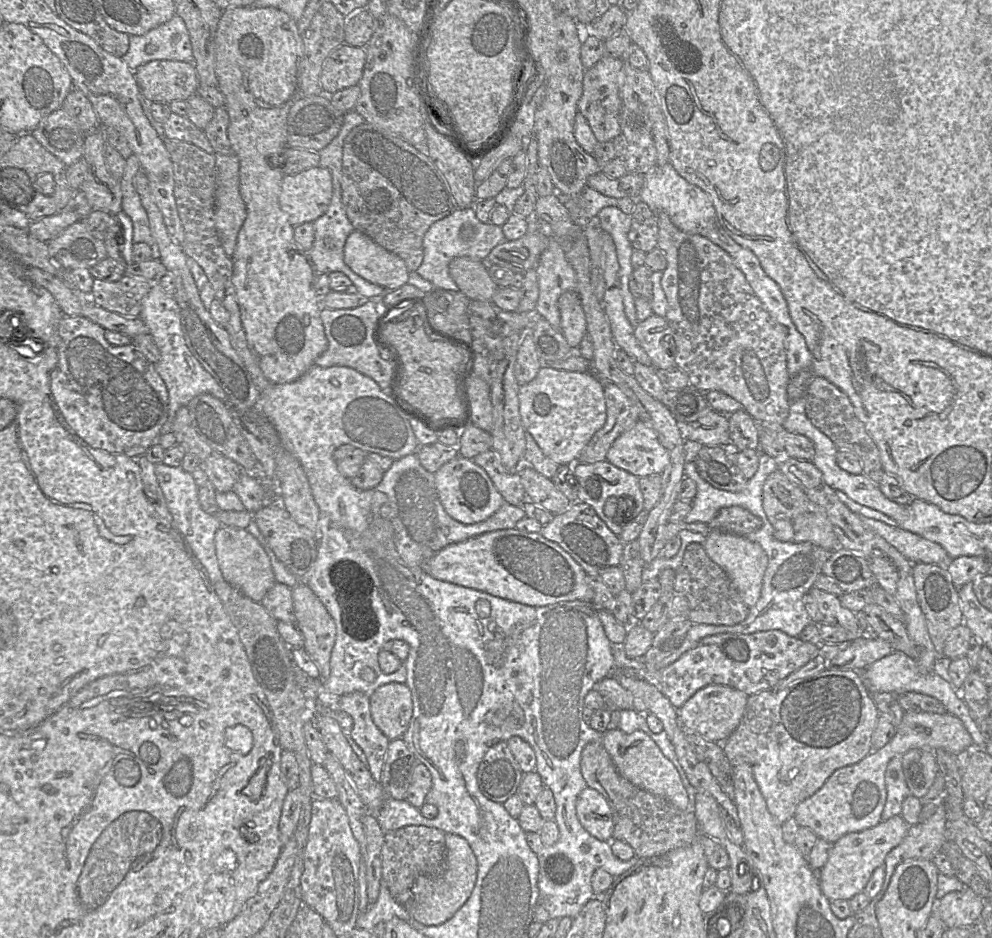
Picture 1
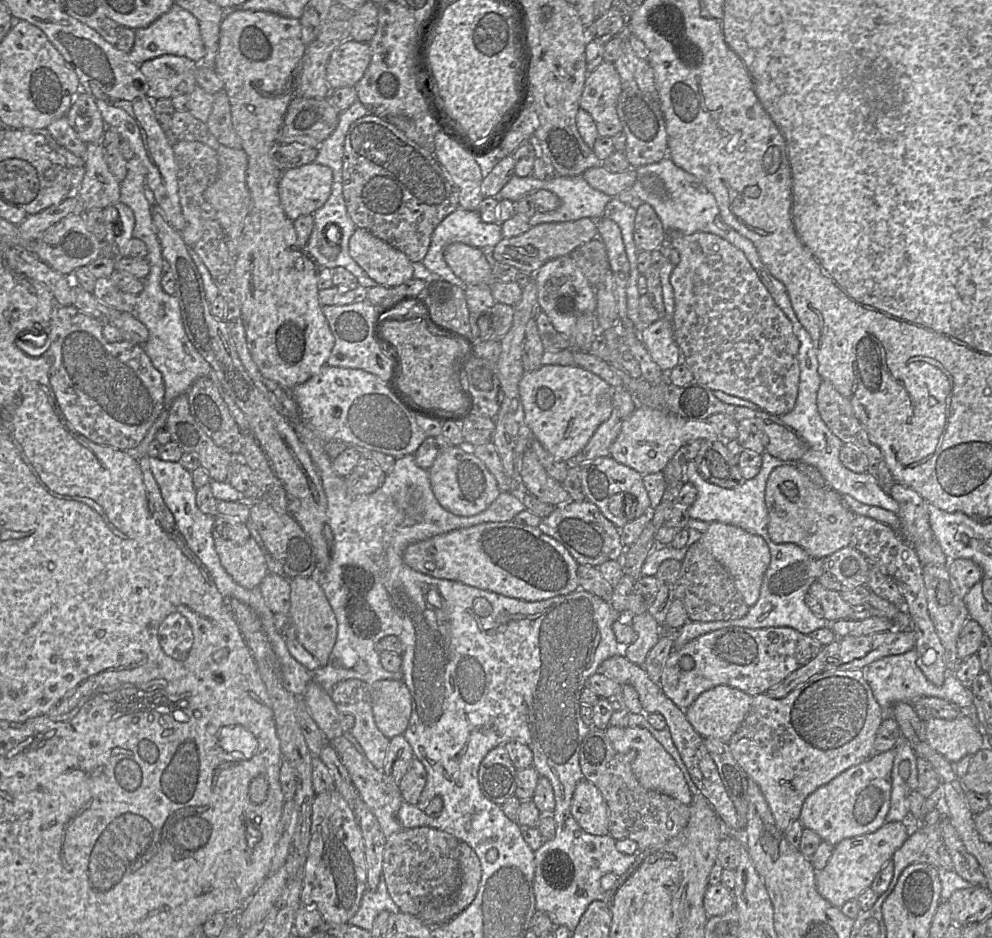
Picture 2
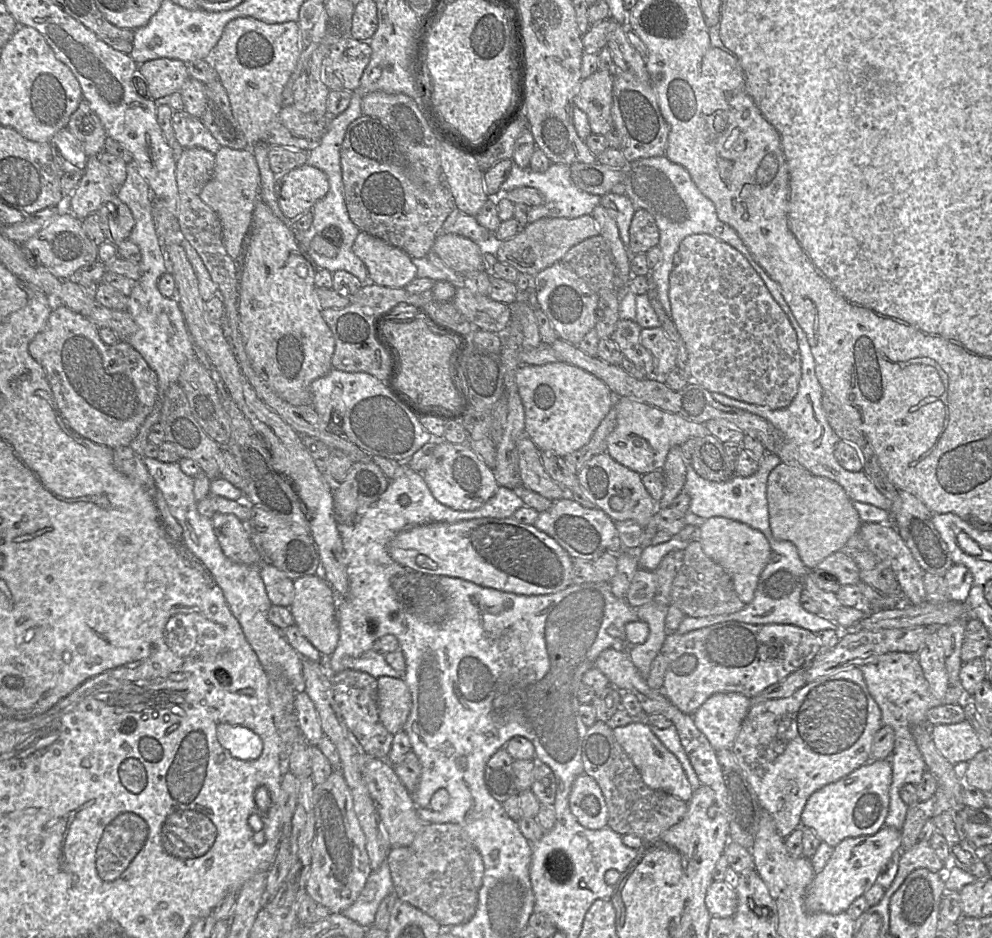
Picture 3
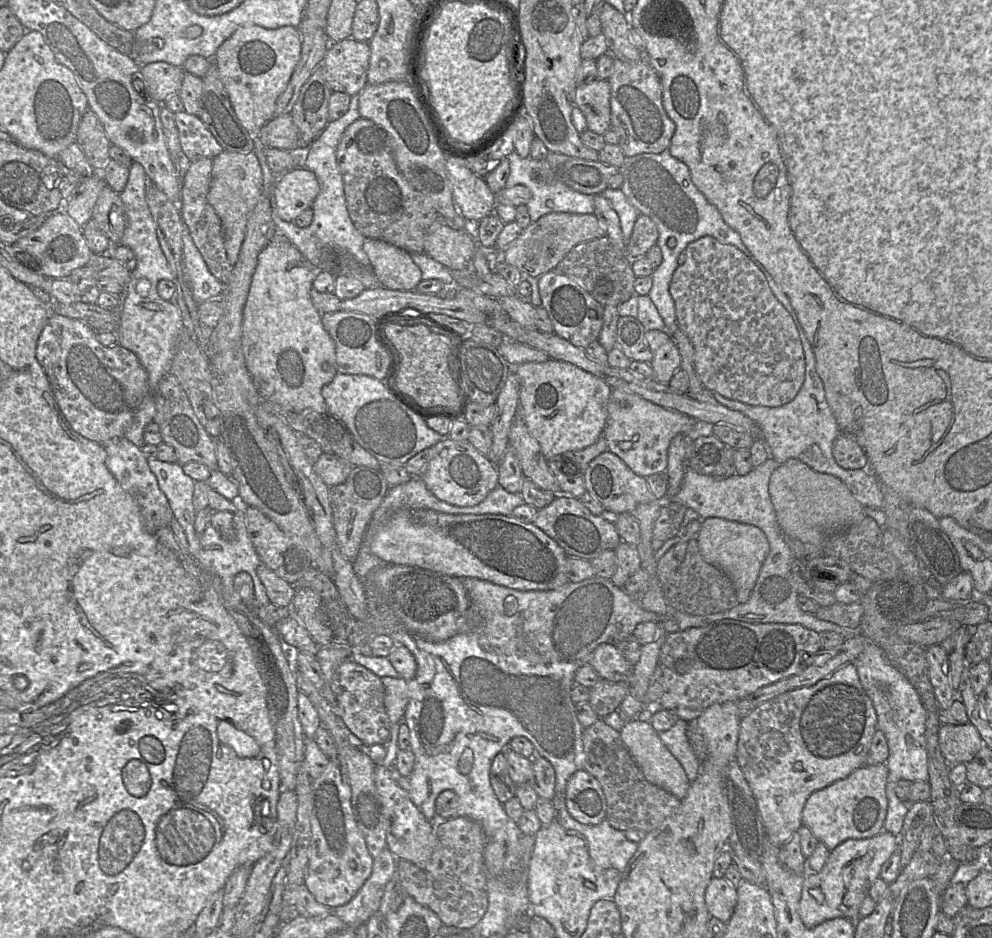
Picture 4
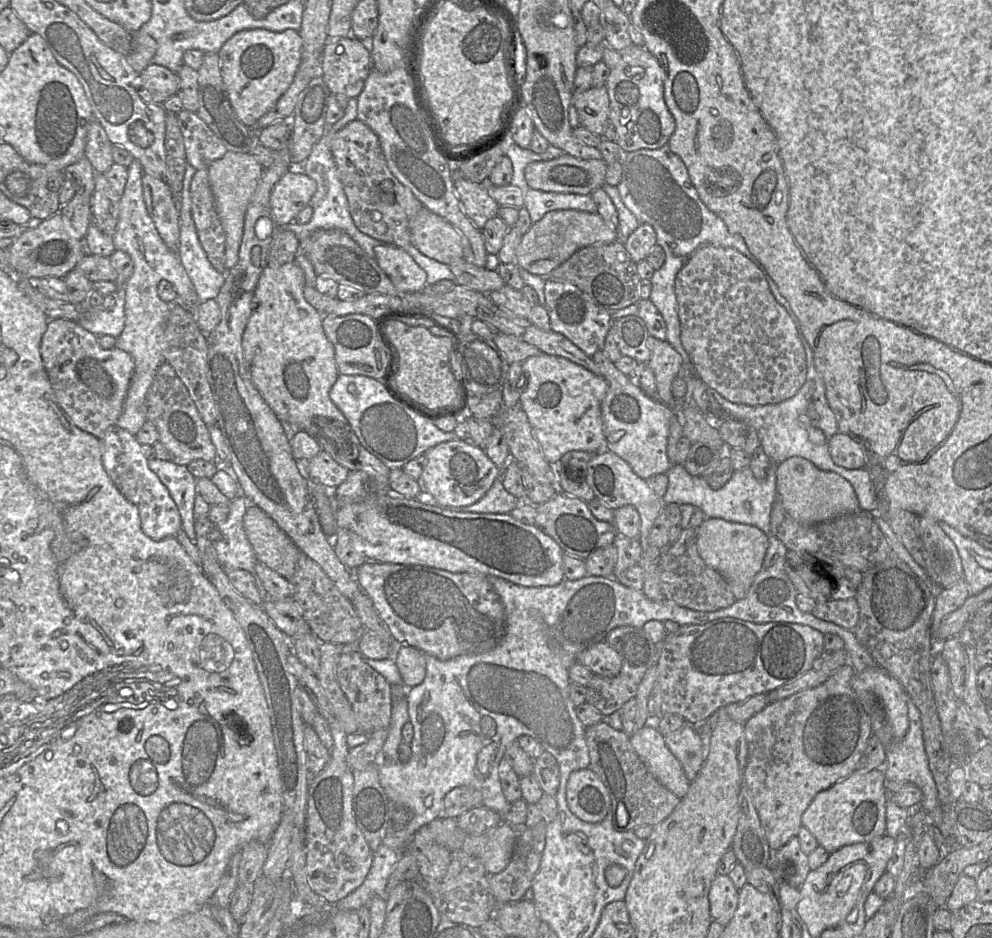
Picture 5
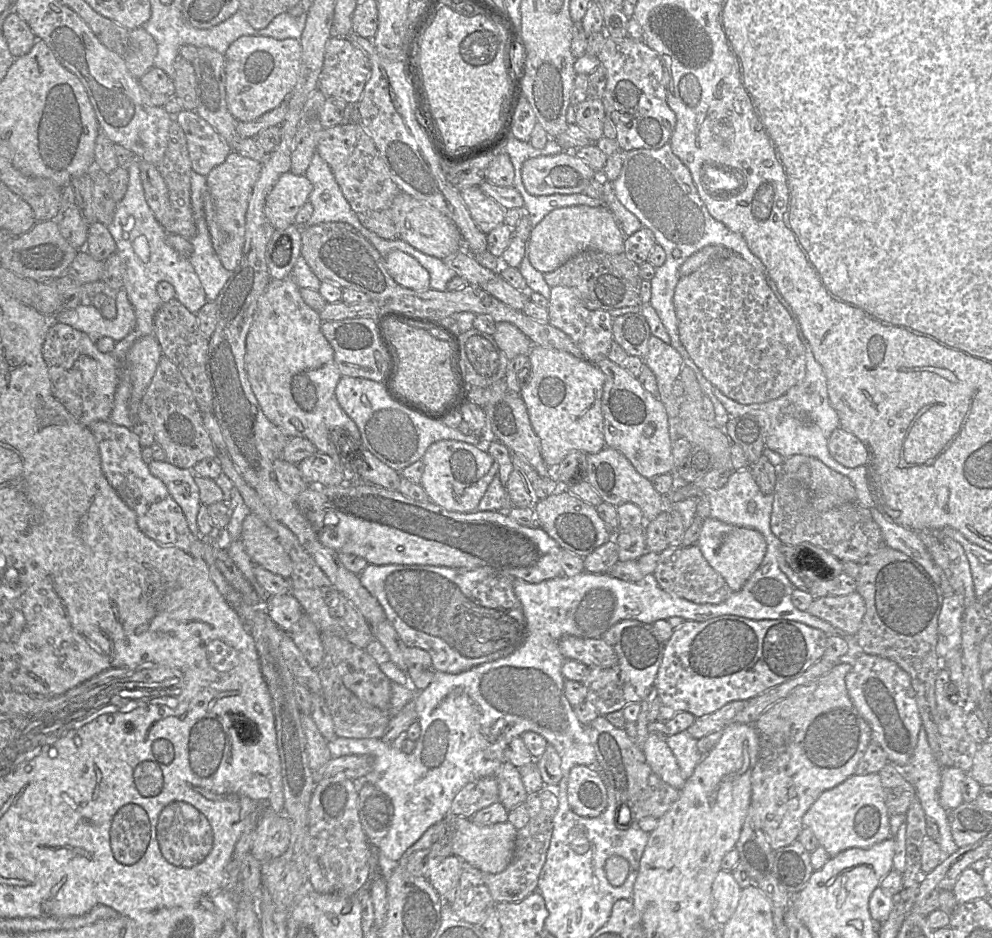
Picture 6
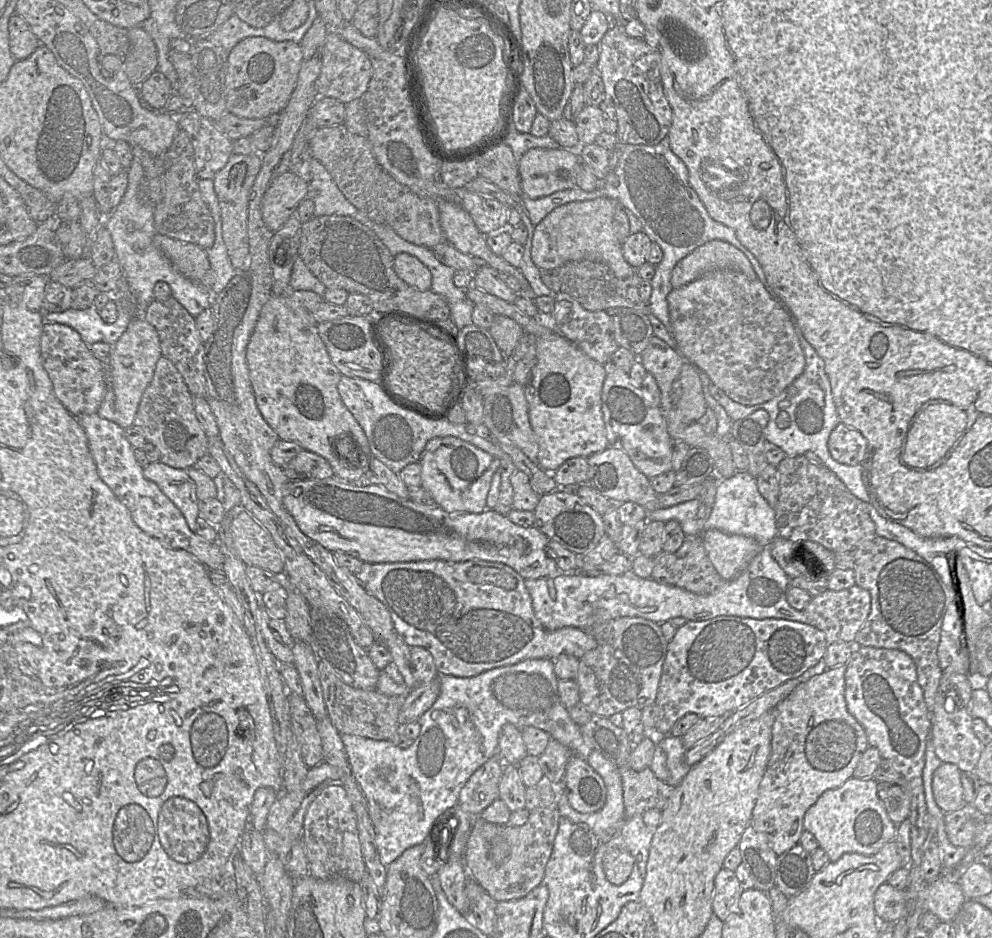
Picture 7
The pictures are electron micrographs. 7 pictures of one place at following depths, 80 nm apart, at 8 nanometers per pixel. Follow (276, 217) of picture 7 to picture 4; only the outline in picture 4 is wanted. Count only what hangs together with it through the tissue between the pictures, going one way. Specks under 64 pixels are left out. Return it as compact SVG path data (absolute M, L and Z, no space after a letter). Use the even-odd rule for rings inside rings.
M297 166L276 176L272 199L279 217L294 221L312 204L320 192L316 175L305 166Z

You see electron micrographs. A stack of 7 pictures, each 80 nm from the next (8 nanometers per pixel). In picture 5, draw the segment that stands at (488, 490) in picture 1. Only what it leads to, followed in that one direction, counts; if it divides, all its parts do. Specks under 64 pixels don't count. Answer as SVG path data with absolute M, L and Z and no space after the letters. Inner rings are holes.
M463 440L447 441L439 443L425 453L426 464L419 482L422 492L427 493L437 503L437 506L446 508L461 508L478 502L491 488L494 481L501 479L500 469L490 460L483 448L467 443Z

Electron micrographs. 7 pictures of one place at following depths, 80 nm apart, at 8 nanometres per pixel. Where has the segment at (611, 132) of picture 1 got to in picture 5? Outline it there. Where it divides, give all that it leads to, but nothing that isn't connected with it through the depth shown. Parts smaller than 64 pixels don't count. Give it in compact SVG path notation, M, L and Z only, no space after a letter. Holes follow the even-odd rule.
M605 86L591 87L579 95L572 93L580 126L597 136L603 136L609 120L609 97Z

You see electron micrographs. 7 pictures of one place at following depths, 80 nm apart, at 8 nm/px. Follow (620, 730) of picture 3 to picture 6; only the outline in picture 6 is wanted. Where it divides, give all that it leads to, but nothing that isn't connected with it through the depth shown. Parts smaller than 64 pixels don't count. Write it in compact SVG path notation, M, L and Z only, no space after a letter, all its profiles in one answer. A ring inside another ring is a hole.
M649 733L641 750L652 771L663 782L681 790L686 780L681 776L677 760L668 747L665 737L659 733Z

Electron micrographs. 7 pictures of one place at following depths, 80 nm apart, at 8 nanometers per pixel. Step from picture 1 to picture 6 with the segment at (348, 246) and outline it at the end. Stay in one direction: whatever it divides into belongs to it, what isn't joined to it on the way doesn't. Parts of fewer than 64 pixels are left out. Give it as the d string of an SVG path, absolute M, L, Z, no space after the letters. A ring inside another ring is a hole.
M392 250L385 256L385 266L401 286L415 291L430 289L430 274L413 256L401 250Z

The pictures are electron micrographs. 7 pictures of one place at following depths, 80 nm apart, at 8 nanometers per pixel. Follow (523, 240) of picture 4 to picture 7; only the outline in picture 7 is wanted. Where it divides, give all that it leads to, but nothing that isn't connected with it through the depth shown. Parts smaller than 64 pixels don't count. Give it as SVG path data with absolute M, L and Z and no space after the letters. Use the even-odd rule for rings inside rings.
M599 197L593 200L576 201L552 210L535 227L531 257L540 270L552 270L571 261L591 260L606 263L618 278L628 278L637 269L624 258L622 244L613 226L613 217L621 203L613 198Z

